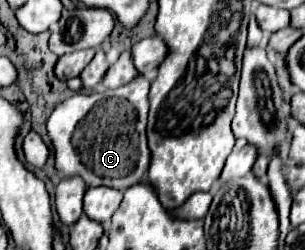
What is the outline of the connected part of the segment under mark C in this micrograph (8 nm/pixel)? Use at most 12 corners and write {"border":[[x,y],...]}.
{"border":[[149,80],[47,122],[61,176],[127,190],[149,168]]}

